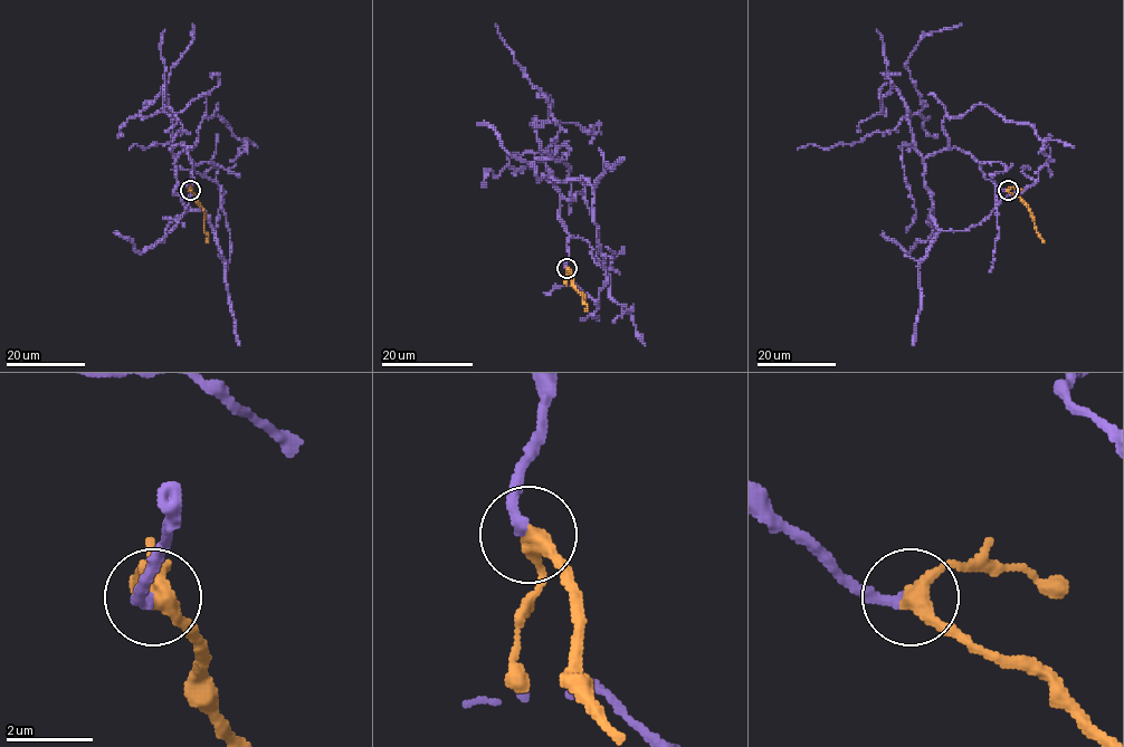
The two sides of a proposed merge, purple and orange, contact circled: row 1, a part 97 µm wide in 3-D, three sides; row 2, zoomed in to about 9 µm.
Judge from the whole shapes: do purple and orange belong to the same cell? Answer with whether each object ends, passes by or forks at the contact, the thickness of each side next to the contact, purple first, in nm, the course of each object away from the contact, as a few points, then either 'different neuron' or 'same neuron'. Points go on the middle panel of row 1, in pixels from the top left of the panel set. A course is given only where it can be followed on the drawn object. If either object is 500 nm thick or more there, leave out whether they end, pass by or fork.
purple ends; orange passes by; calibres 260 and 360 nm; course purple (567, 268), (571, 235), (549, 171), (548, 180), (584, 179), (593, 190), (606, 284), (591, 315), (597, 318); course orange (567, 268), (572, 284), (583, 296), (584, 309); same neuron

